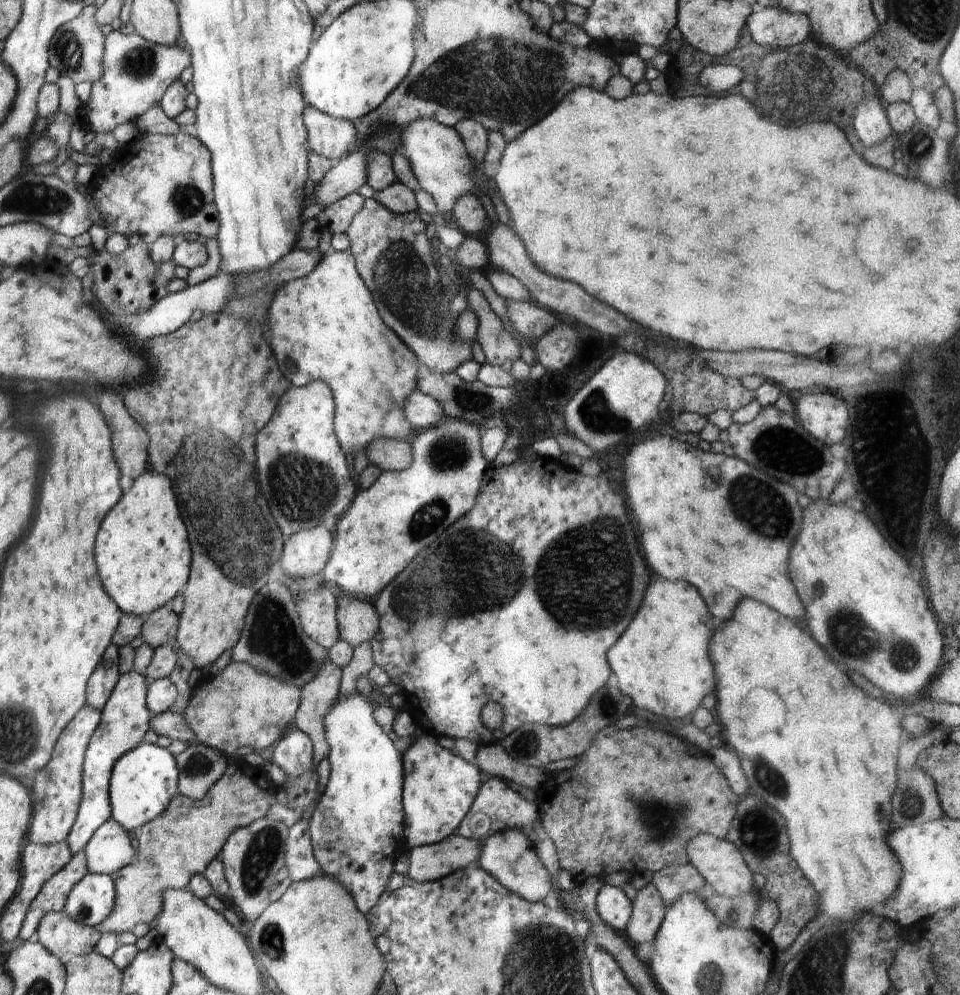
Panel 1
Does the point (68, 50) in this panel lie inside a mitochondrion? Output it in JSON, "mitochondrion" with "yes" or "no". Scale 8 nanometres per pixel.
{"mitochondrion":"yes"}

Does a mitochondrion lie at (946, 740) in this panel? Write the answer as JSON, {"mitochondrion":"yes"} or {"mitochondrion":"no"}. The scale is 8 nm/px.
{"mitochondrion":"no"}

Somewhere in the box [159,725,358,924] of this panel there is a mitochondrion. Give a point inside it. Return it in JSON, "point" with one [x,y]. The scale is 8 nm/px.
{"point":[259,857]}

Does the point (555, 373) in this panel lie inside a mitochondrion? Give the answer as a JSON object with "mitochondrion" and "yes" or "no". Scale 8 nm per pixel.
{"mitochondrion":"no"}

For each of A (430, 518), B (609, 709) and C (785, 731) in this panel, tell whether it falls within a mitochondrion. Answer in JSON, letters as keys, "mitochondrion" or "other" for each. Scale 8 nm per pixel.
{"A":"mitochondrion","B":"mitochondrion","C":"other"}

